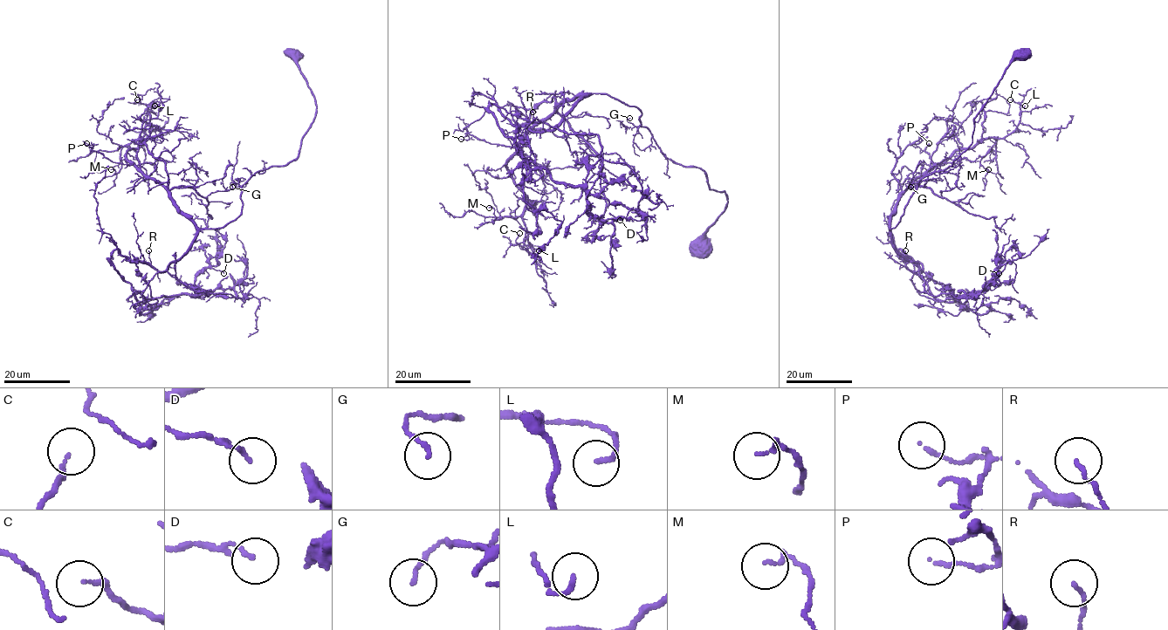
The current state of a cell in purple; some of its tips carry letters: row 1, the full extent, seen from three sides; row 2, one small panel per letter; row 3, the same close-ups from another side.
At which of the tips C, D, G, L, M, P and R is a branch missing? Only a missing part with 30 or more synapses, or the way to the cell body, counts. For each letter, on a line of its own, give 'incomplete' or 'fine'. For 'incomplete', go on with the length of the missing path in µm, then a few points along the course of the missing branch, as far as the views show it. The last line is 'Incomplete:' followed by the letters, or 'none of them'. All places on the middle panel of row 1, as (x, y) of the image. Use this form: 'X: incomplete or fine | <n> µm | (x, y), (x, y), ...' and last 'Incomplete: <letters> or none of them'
C: fine
D: fine
G: fine
L: fine
M: incomplete | 20 µm | (489, 208), (491, 215), (463, 178)
P: fine
R: fine
Incomplete: M

